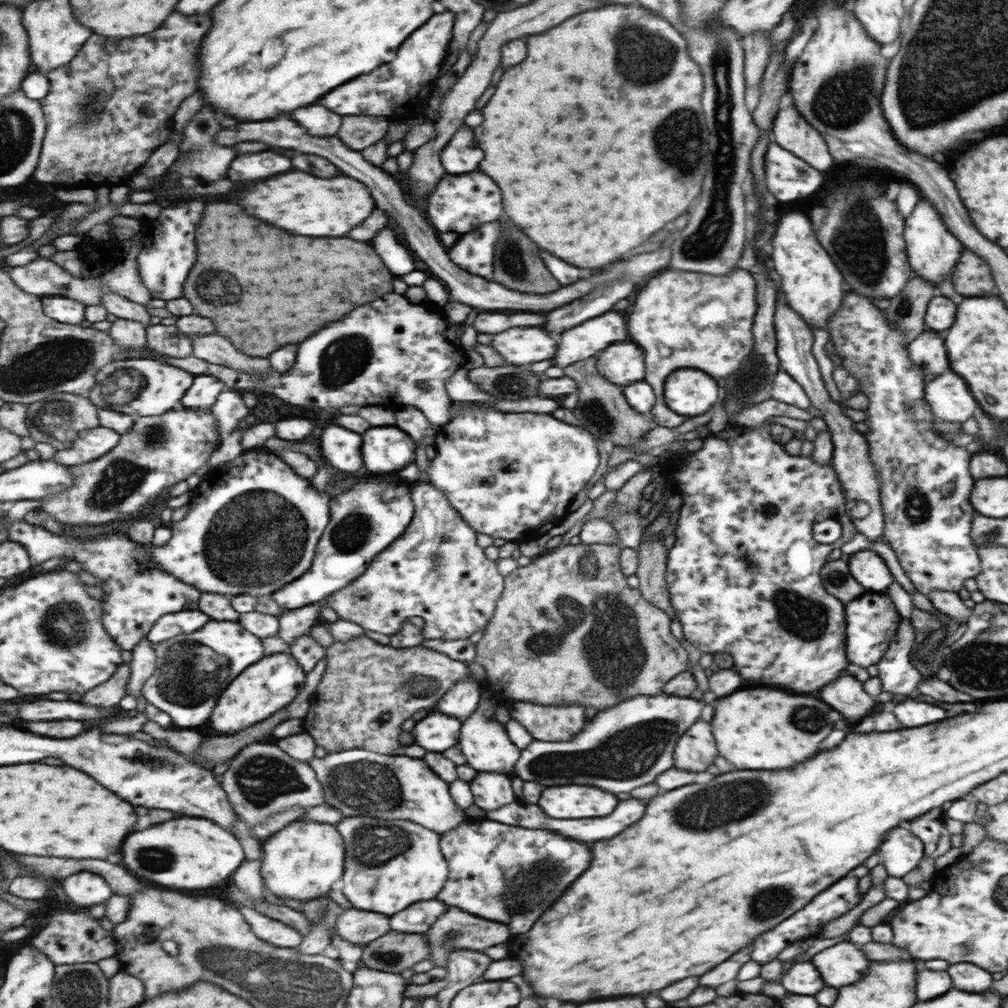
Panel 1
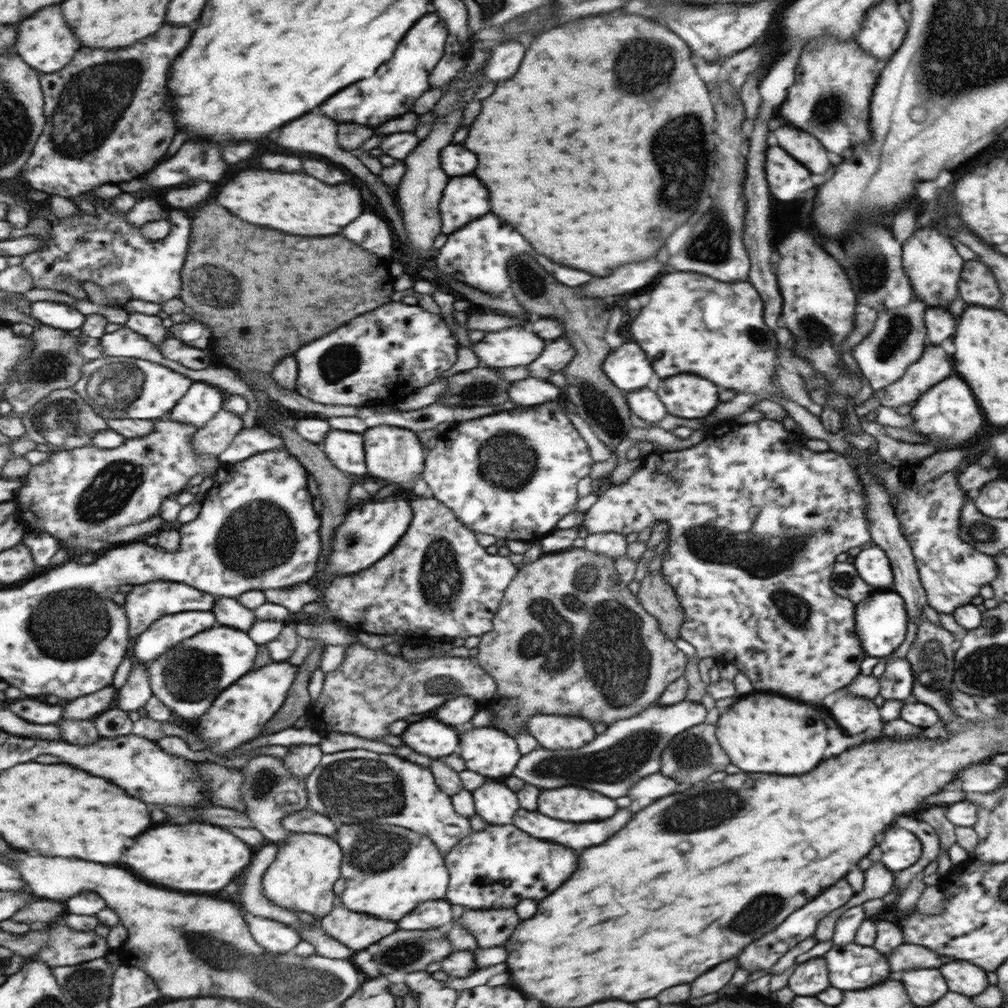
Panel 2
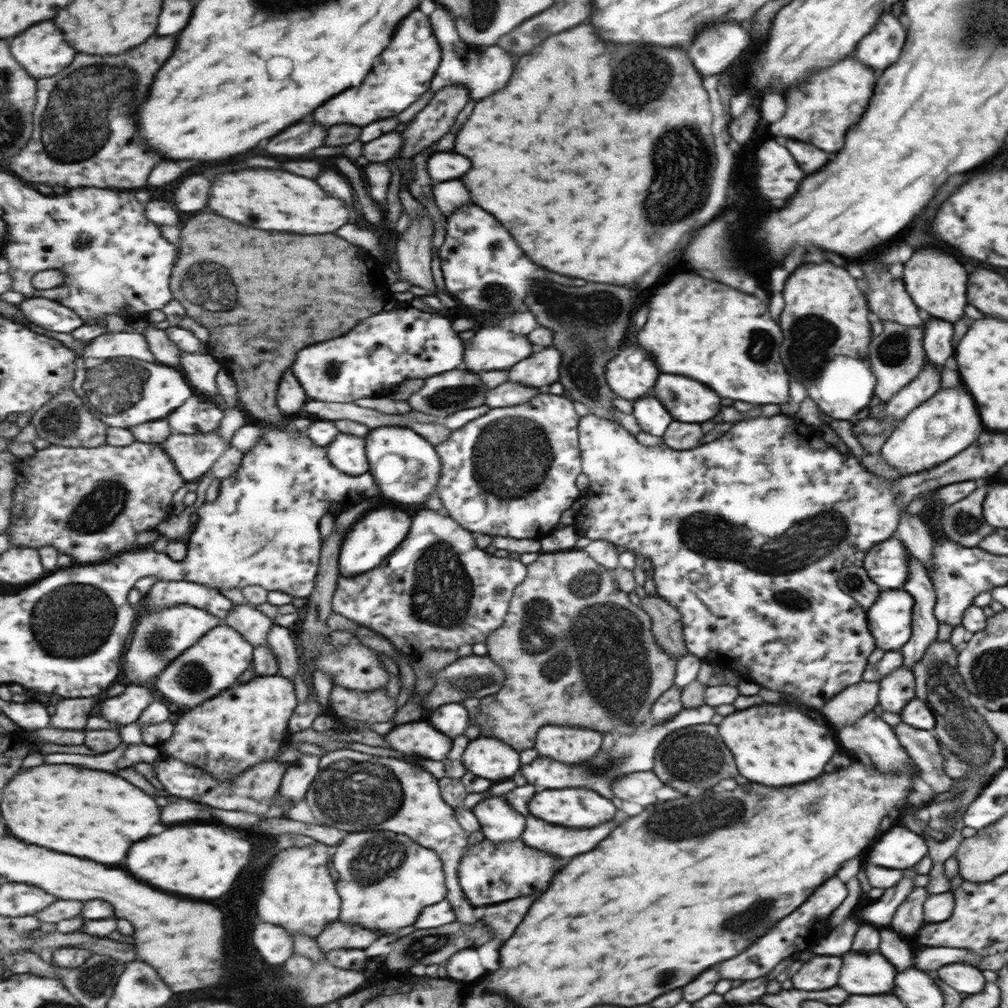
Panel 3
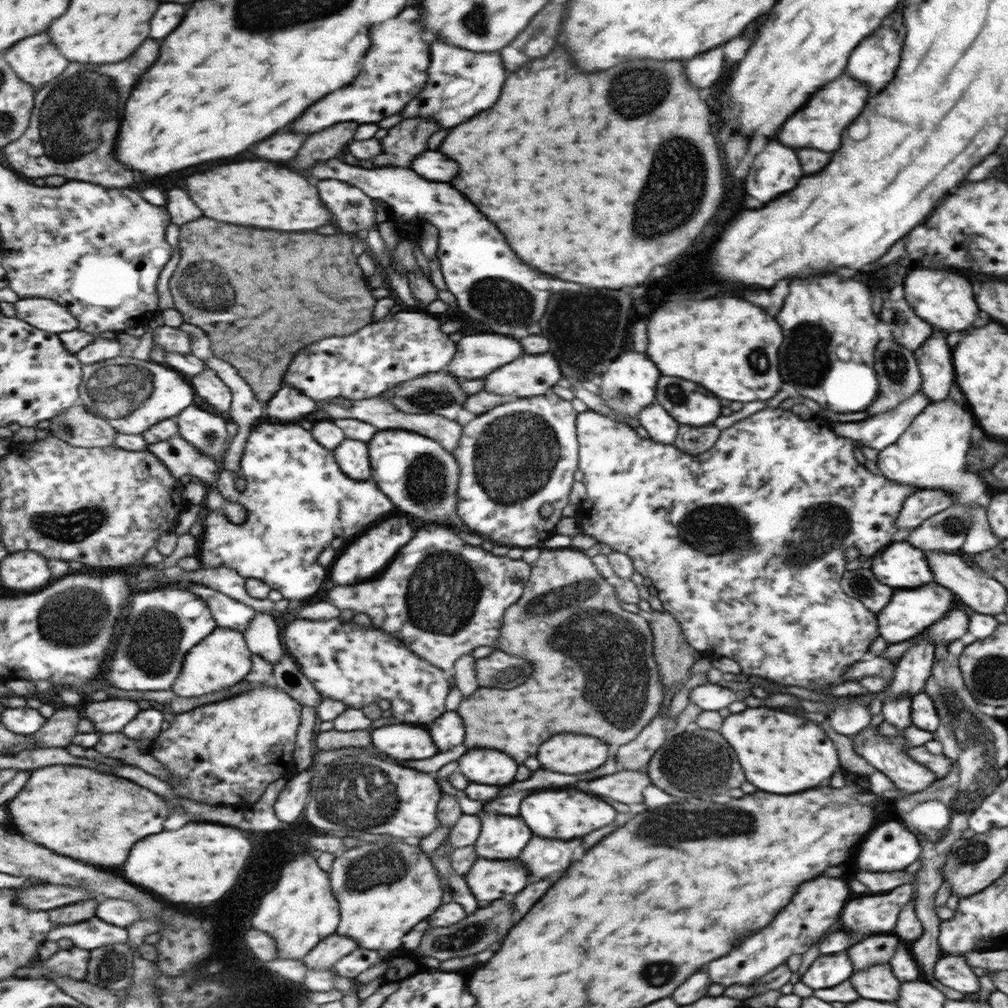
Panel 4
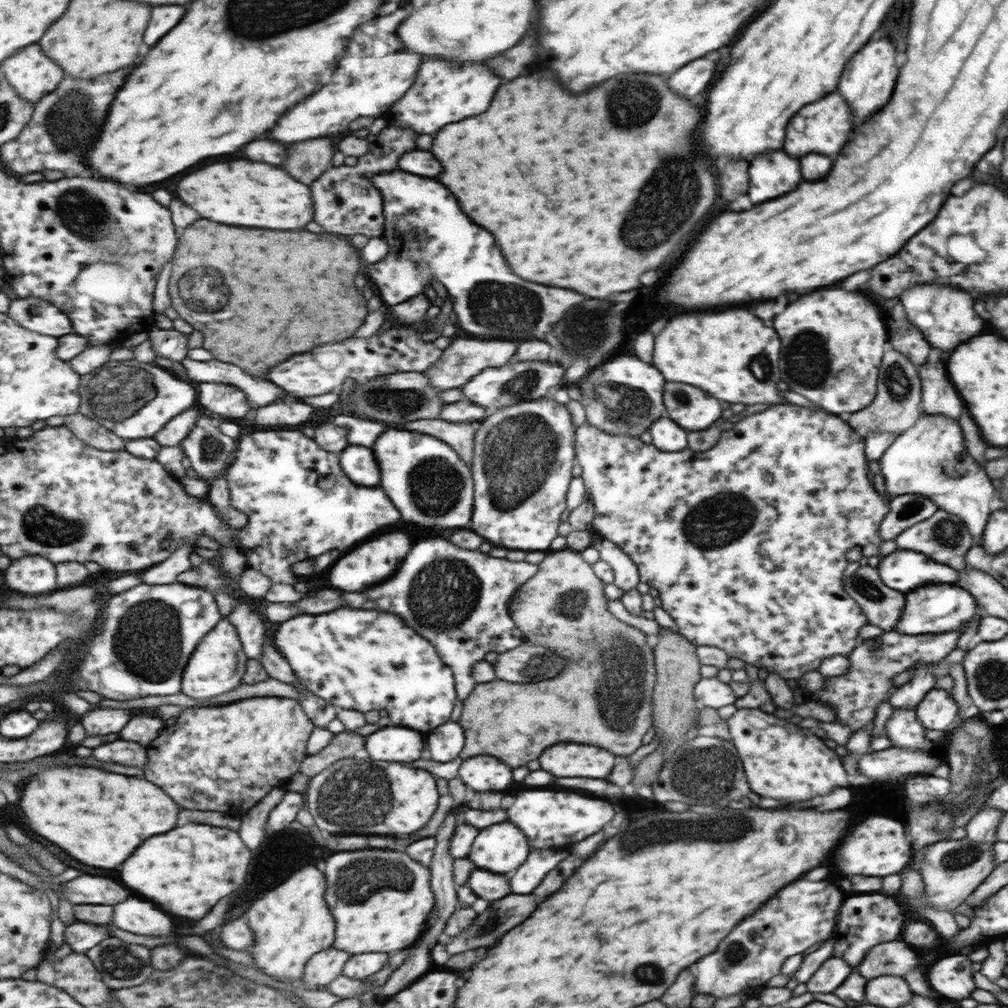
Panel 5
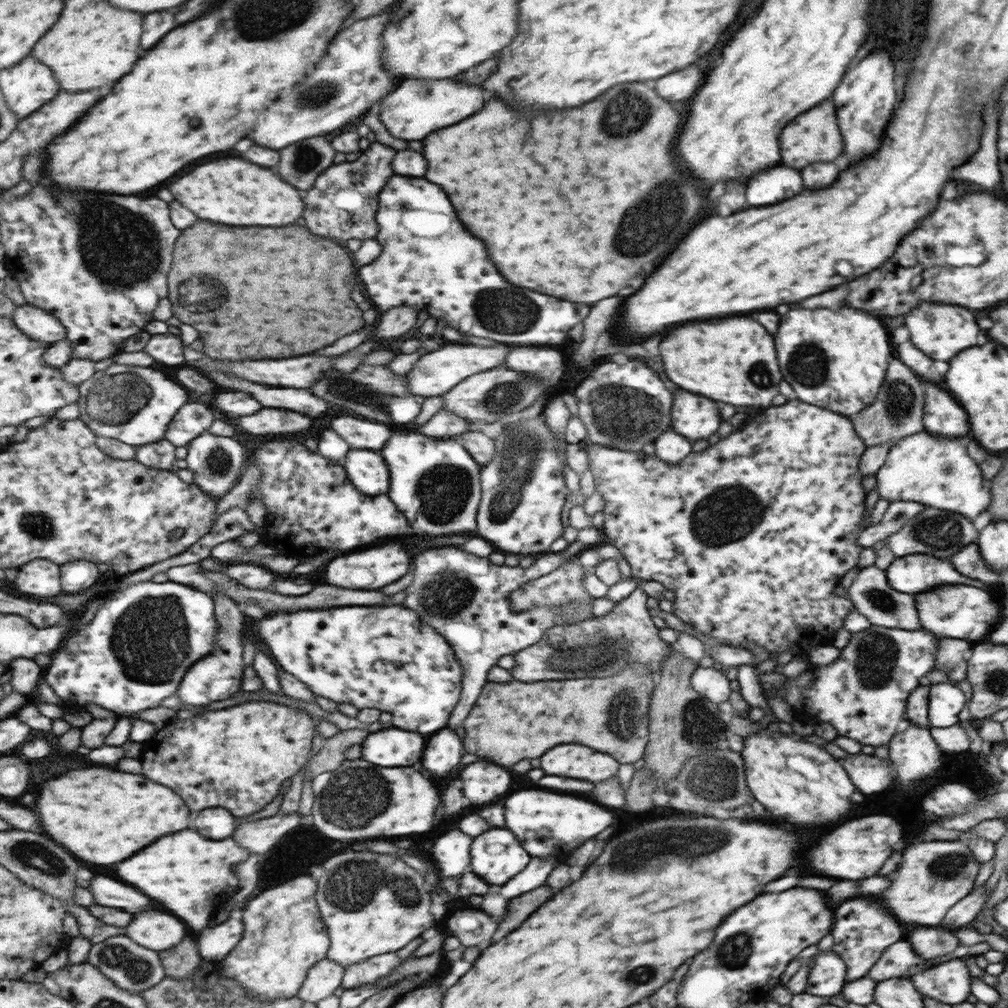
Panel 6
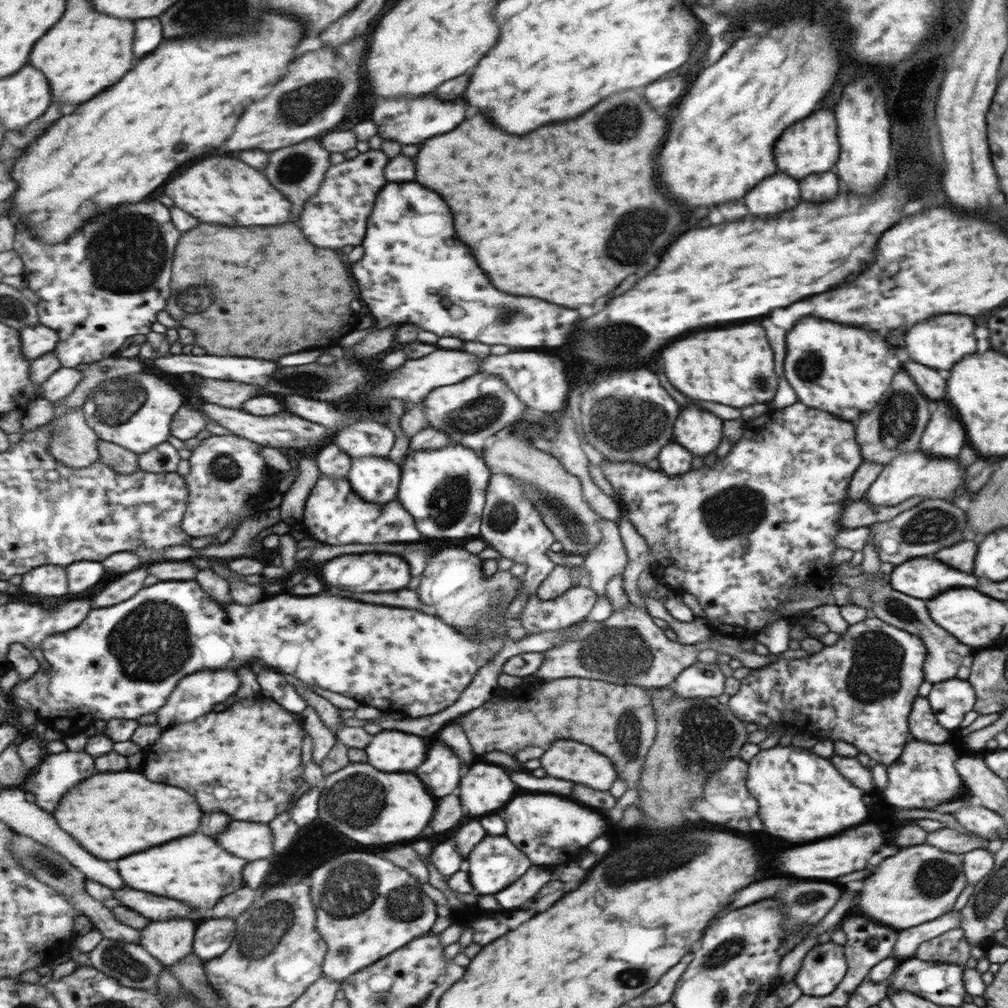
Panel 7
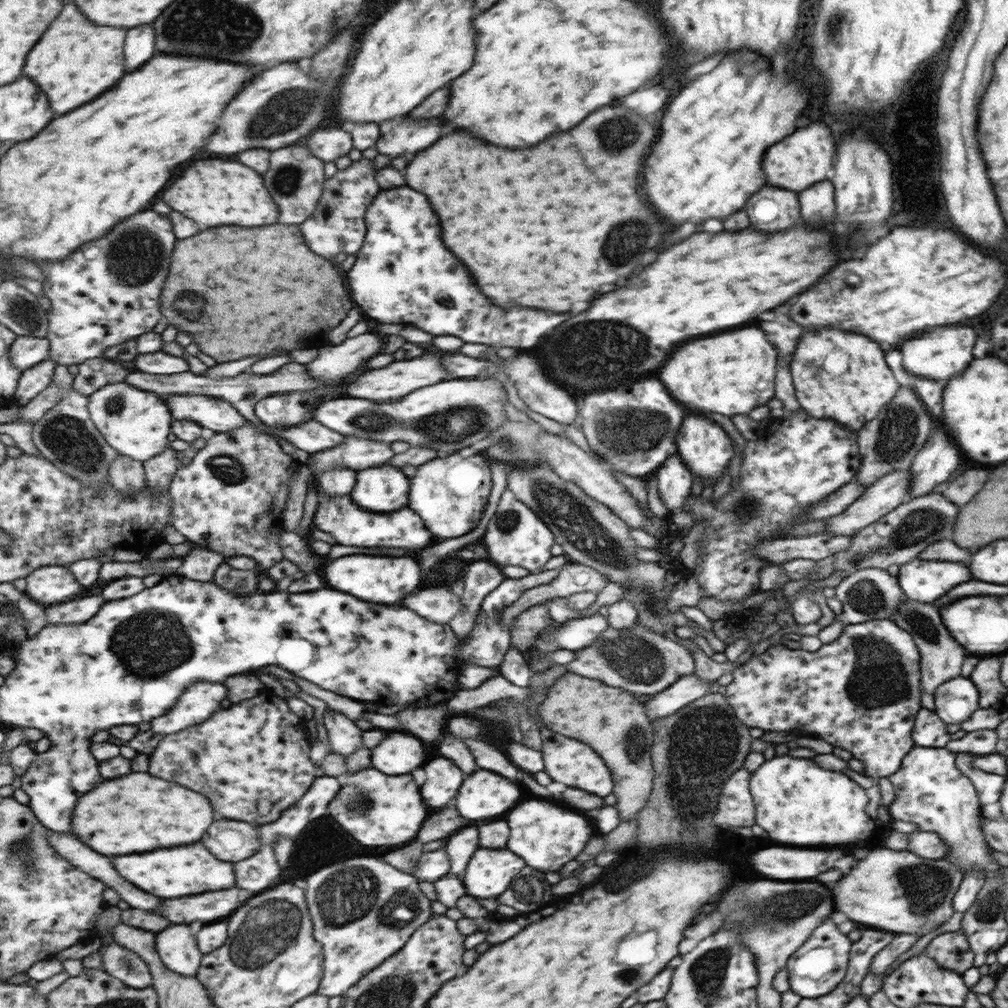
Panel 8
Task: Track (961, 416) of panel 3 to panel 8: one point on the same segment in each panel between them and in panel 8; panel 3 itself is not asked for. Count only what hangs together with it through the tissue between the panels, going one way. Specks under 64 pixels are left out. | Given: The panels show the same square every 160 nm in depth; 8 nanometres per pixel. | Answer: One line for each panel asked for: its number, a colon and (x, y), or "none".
4: (929, 454)
5: (927, 459)
6: (934, 471)
7: (916, 473)
8: (886, 494)

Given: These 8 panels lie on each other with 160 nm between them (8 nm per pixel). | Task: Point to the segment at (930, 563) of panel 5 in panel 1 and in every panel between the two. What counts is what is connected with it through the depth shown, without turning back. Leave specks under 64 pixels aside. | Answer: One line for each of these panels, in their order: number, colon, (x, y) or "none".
1: (867, 568)
2: (873, 566)
3: (886, 564)
4: (901, 566)

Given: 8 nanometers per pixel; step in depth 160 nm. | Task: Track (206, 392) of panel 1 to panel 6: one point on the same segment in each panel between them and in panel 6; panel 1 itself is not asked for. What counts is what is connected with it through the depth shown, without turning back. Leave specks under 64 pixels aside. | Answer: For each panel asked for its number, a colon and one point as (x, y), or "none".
2: (203, 401)
3: (198, 415)
4: (208, 432)
5: (211, 452)
6: (218, 462)

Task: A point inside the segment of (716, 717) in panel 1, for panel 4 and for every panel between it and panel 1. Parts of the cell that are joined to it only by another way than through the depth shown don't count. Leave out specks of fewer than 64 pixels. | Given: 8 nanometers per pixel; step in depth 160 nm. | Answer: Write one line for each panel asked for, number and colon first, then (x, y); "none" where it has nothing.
2: (759, 733)
3: (773, 745)
4: (780, 753)

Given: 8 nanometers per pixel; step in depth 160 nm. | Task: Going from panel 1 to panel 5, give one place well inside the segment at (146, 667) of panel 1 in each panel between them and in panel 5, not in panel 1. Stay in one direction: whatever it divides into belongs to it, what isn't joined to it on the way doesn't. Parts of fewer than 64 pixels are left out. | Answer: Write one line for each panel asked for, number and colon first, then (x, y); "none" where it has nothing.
2: (137, 691)
3: (127, 707)
4: (112, 715)
5: (104, 721)

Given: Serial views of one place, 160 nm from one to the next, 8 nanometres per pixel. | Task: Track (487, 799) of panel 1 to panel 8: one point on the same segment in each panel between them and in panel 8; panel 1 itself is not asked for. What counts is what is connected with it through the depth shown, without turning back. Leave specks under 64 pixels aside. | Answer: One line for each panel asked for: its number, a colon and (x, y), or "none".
2: (498, 804)
3: (500, 821)
4: (502, 837)
5: (501, 848)
6: (497, 855)
7: (496, 863)
8: (491, 872)

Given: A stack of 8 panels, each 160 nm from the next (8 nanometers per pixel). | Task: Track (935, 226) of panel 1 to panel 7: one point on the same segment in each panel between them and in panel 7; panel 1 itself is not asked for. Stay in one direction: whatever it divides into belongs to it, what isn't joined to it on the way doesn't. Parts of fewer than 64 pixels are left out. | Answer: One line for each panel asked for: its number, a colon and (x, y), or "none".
2: (933, 266)
3: (935, 282)
4: (942, 299)
5: (943, 315)
6: (940, 330)
7: (937, 343)

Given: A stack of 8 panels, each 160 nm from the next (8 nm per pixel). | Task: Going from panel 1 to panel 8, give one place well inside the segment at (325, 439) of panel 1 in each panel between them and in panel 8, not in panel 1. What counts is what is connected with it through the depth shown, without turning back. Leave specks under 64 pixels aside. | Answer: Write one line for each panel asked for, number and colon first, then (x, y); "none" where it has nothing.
2: (346, 449)
3: (348, 453)
4: (354, 460)
5: (361, 465)
6: (368, 471)
7: (376, 479)
8: (385, 489)

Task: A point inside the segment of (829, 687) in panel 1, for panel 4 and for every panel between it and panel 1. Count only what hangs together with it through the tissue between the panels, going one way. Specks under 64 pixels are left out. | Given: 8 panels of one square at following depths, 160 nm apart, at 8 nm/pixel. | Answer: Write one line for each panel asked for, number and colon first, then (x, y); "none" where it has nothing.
2: (855, 714)
3: (871, 735)
4: (881, 752)

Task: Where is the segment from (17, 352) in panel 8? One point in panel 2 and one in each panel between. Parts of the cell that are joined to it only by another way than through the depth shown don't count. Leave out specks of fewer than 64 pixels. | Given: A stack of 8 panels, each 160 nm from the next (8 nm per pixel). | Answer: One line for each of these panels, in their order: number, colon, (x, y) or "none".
2: (58, 315)
3: (49, 314)
4: (46, 314)
5: (40, 315)
6: (40, 324)
7: (37, 340)

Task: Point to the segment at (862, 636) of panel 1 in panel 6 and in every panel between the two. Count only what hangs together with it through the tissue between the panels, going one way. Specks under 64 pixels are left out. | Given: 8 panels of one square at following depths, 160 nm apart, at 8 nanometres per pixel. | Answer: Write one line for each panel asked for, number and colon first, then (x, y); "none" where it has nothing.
2: (880, 619)
3: (890, 618)
4: (910, 611)
5: (943, 607)
6: (963, 612)

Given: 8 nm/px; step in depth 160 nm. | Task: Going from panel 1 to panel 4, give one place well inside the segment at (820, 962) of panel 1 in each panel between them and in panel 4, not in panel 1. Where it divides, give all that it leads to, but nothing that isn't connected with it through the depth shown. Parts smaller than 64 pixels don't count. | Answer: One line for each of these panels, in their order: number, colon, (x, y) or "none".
2: (853, 967)
3: (862, 973)
4: (876, 982)

